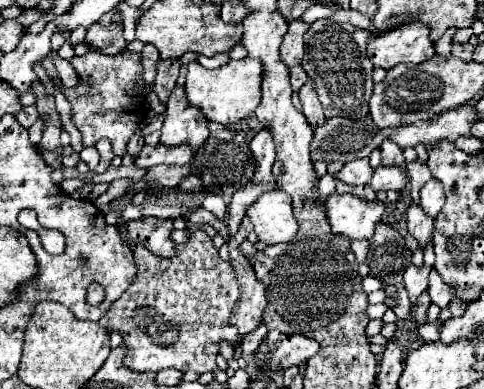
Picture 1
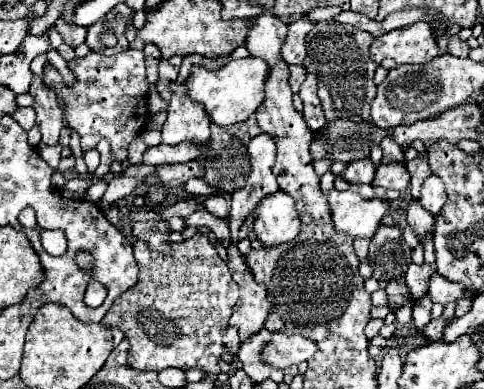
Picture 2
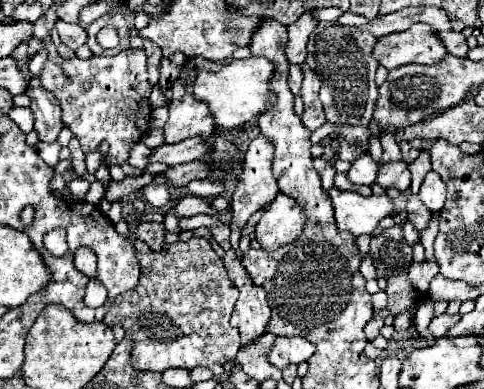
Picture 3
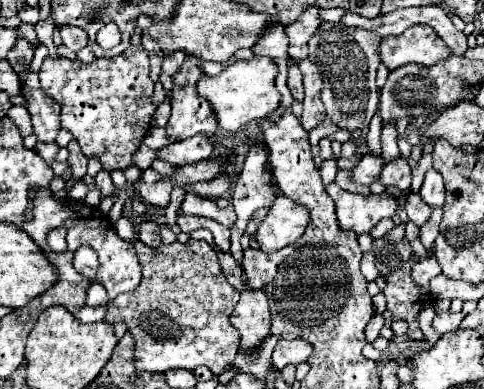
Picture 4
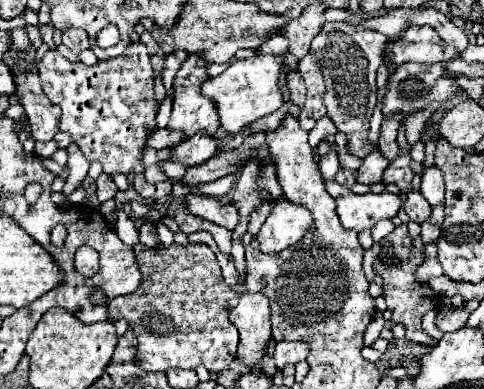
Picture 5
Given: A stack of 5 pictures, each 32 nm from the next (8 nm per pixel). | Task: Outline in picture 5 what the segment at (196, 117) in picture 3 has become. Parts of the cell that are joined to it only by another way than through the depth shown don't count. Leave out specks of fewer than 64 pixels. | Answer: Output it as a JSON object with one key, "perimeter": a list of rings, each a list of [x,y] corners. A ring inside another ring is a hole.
{"perimeter":[[[190,54],[188,60],[180,66],[180,72],[176,74],[176,80],[174,80],[174,102],[172,102],[172,116],[168,122],[168,130],[182,132],[186,138],[194,136],[196,132],[206,132],[208,136],[214,136],[216,130],[220,128],[216,106],[212,104],[212,100],[200,94],[200,82],[208,78],[204,64],[206,62],[198,54]]]}

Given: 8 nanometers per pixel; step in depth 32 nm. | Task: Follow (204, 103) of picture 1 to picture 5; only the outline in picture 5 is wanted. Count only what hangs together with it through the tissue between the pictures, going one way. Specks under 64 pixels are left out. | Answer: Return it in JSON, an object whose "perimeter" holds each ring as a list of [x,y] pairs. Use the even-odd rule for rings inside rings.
{"perimeter":[[[256,54],[248,60],[232,62],[220,76],[206,78],[202,82],[202,94],[210,98],[220,114],[220,126],[226,132],[240,132],[244,126],[252,124],[254,120],[278,110],[282,106],[282,94],[278,90],[278,74],[280,64],[276,56],[262,56]]]}

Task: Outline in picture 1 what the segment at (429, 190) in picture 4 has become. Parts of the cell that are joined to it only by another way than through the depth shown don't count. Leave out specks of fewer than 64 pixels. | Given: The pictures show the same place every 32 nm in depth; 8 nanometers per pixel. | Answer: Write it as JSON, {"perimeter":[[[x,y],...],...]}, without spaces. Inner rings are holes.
{"perimeter":[[[430,178],[422,188],[420,188],[420,206],[428,216],[436,218],[444,206],[444,190],[442,184],[436,178]]]}

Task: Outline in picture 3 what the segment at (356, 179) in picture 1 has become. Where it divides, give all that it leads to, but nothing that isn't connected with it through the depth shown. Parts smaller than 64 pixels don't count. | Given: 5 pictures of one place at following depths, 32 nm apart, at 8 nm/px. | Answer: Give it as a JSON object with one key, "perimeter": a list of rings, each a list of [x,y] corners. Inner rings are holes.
{"perimeter":[[[368,154],[364,158],[358,158],[350,170],[348,170],[348,180],[352,184],[374,184],[376,180],[376,172],[378,172],[378,162],[374,162]]]}

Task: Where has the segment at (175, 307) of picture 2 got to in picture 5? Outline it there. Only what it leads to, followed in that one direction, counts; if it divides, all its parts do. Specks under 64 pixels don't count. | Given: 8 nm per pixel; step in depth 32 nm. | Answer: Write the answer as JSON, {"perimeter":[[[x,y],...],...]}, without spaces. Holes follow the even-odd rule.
{"perimeter":[[[144,244],[134,246],[140,272],[144,272],[142,284],[130,296],[118,296],[108,302],[108,320],[116,322],[124,318],[138,338],[136,366],[150,372],[166,372],[168,368],[196,368],[204,364],[210,372],[222,372],[234,358],[238,346],[238,332],[230,324],[228,314],[238,304],[238,292],[234,292],[222,278],[216,254],[208,244],[170,244],[148,248]]]}

